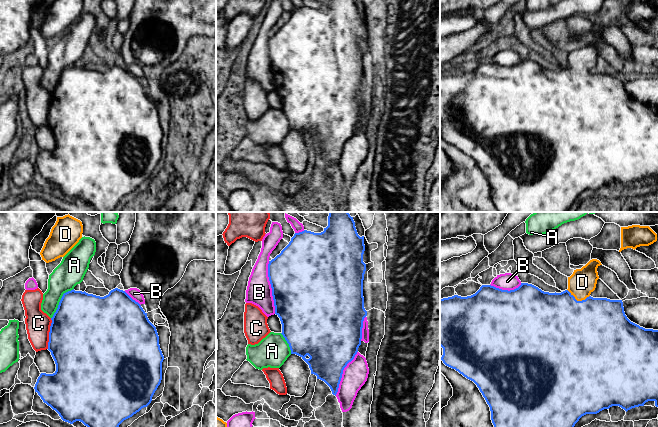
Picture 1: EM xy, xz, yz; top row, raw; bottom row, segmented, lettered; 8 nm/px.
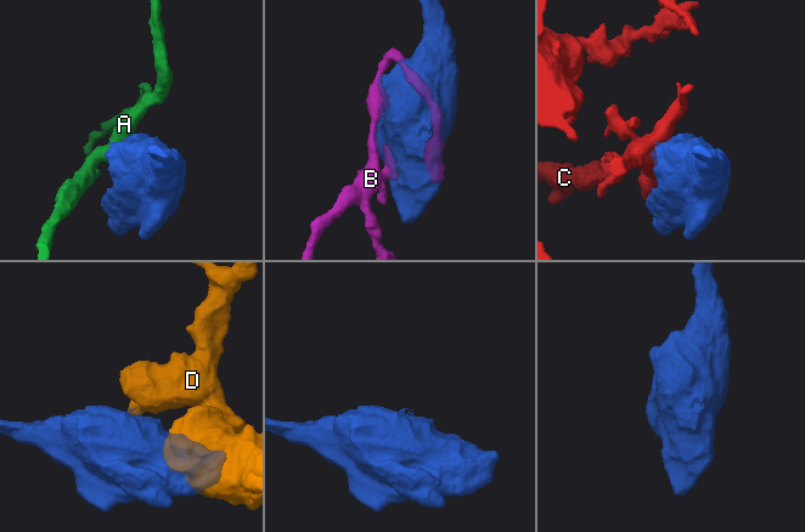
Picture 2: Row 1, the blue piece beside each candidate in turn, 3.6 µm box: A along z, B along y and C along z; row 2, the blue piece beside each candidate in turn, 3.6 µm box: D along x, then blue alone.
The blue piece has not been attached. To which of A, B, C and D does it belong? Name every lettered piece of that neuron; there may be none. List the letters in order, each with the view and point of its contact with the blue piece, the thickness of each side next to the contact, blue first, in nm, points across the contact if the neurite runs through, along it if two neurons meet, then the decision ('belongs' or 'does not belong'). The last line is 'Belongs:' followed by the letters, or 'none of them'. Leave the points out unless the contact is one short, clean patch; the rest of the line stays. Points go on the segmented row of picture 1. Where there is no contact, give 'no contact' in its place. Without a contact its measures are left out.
A: xy (60, 301) | 480/220 nm | does not belong
B: xz (271, 287) | 500/200 nm | does not belong
C: xy (49, 333) | 500/200 nm | does not belong
D: yz (578, 301) | 500/220 nm | across yz (575, 332), (578, 301), (578, 291), (582, 282) | belongs
Belongs: D

